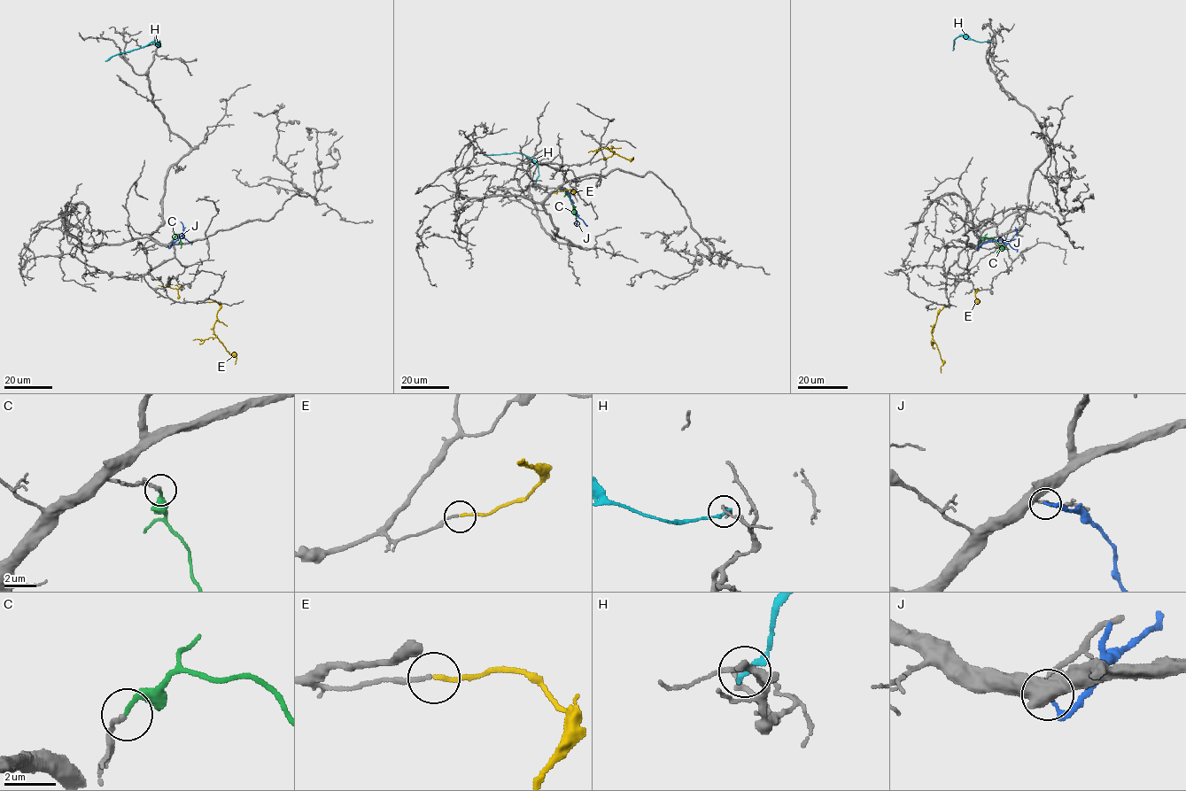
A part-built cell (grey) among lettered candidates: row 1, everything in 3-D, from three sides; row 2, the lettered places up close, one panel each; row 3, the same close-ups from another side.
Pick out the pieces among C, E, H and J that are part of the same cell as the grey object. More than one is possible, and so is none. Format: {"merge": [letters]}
{"merge": ["C"]}

